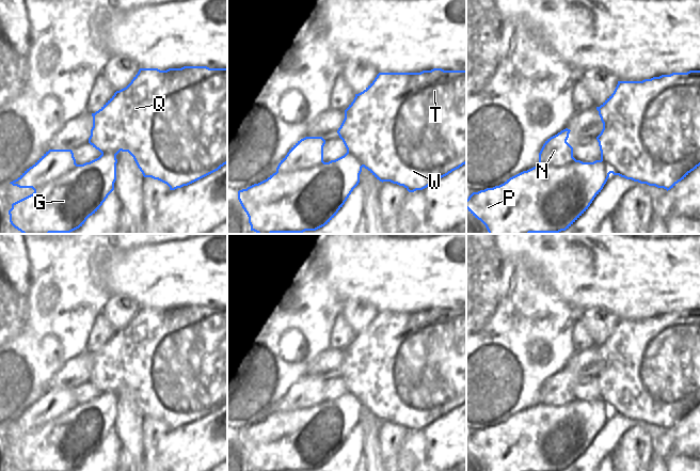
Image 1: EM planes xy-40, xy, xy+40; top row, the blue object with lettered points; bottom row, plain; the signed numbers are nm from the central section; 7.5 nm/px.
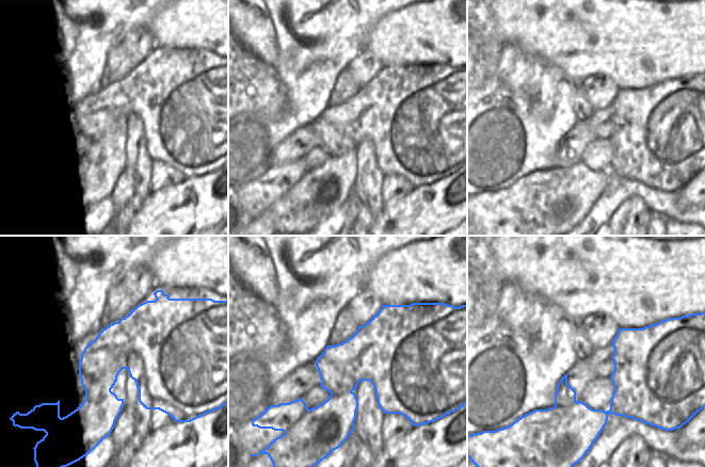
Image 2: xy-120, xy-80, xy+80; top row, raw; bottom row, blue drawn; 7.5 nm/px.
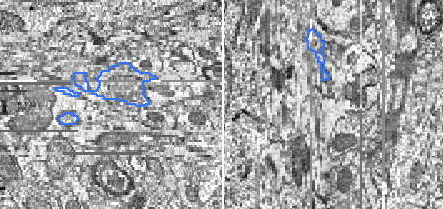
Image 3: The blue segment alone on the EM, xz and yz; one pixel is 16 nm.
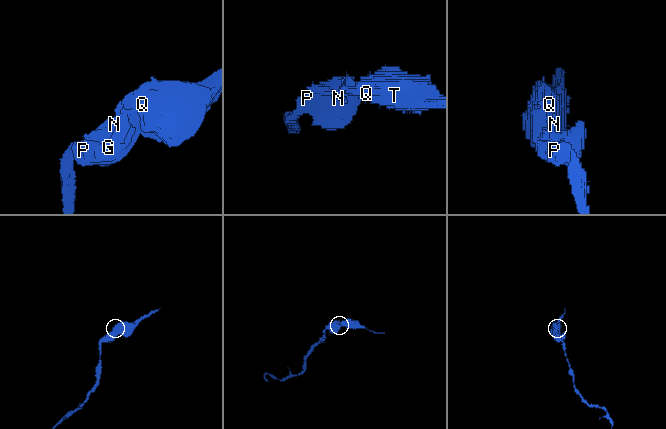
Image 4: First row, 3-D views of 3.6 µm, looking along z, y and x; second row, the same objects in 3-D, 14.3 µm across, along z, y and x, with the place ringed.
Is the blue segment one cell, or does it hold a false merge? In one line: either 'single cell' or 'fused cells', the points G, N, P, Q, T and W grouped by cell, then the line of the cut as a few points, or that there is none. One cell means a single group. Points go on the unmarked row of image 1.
fused cells | G N P / Q T W | xy (348, 349), (359, 349), (361, 351), (360, 401), (363, 405)

